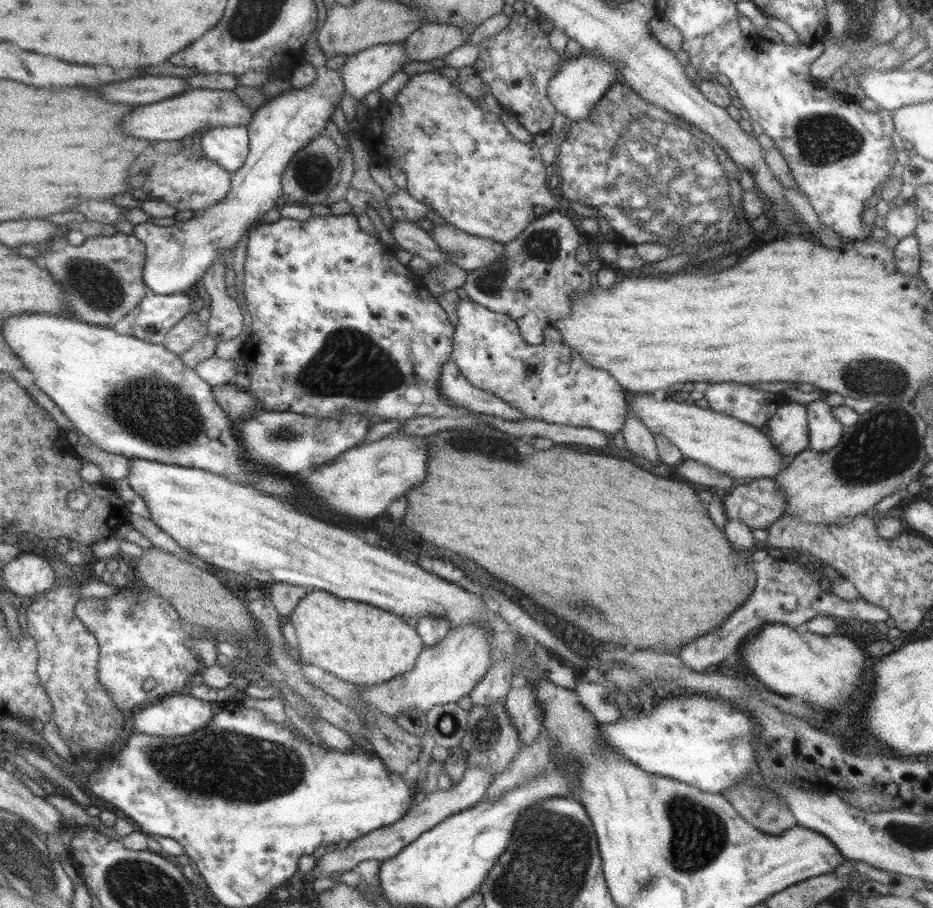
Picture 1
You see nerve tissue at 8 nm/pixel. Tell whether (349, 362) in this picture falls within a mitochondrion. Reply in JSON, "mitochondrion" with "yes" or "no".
{"mitochondrion":"yes"}

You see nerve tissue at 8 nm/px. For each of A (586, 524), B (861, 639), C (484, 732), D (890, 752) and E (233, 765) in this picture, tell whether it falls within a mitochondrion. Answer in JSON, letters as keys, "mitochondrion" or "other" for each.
{"A":"other","B":"other","C":"mitochondrion","D":"other","E":"mitochondrion"}

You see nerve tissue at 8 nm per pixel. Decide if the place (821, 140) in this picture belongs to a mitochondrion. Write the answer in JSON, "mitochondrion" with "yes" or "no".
{"mitochondrion":"yes"}

